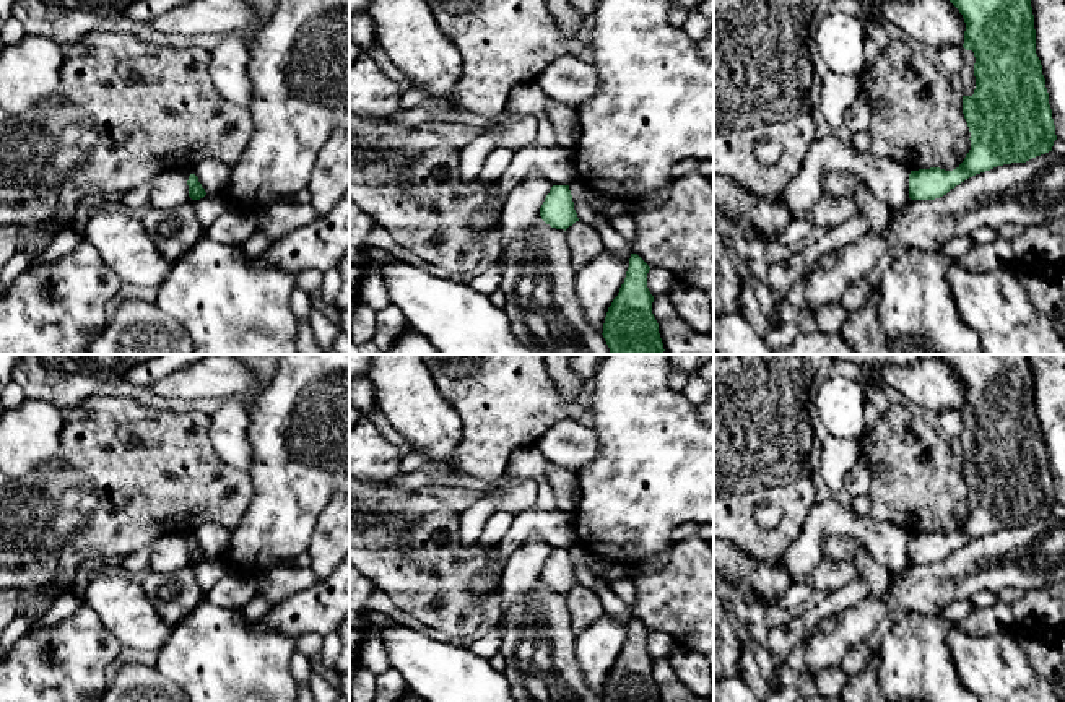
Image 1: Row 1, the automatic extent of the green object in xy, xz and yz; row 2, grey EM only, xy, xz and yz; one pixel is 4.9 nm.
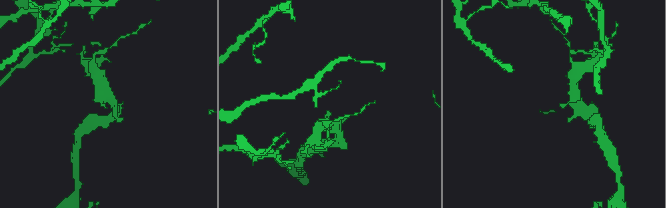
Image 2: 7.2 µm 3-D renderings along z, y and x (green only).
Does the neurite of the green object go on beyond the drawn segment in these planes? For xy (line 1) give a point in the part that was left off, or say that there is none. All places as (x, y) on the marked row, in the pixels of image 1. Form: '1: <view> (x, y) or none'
1: none

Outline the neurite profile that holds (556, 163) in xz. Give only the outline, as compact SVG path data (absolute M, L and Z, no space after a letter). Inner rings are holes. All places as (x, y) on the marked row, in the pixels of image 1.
M535 141L514 153L509 167L496 180L491 203L480 210L470 221L470 229L483 234L499 223L507 193L530 172L541 172L553 185L569 185L579 179L574 166L574 148L540 146Z

